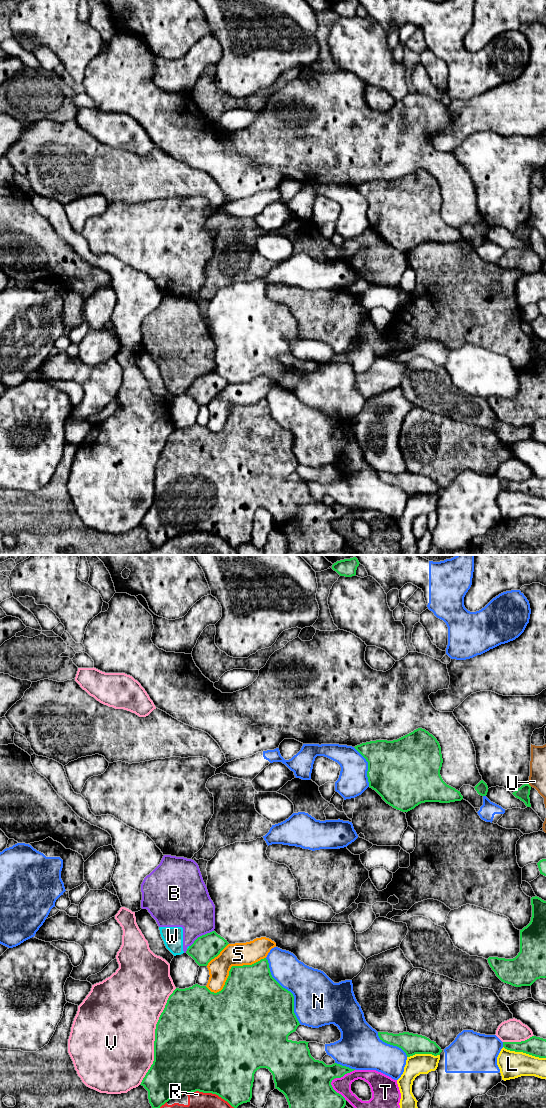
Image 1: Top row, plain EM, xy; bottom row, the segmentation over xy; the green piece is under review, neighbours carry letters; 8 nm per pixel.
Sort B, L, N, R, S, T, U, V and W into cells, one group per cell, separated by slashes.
B W / L / N / R / S / T / U / V

